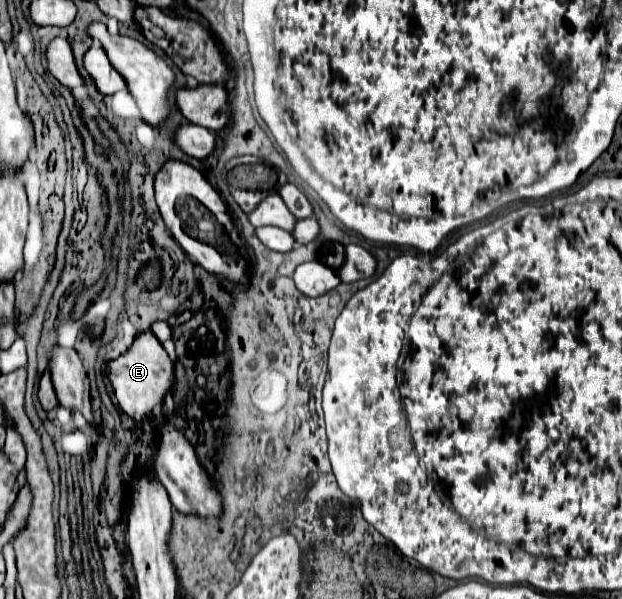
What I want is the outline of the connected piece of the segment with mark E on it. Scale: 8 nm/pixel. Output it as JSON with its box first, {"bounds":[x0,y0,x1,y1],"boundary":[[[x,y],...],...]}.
{"bounds":[107,333,175,421],"boundary":[[[141,333],[127,353],[109,361],[107,377],[113,385],[119,407],[135,421],[147,419],[175,389],[175,363],[153,333]]]}

